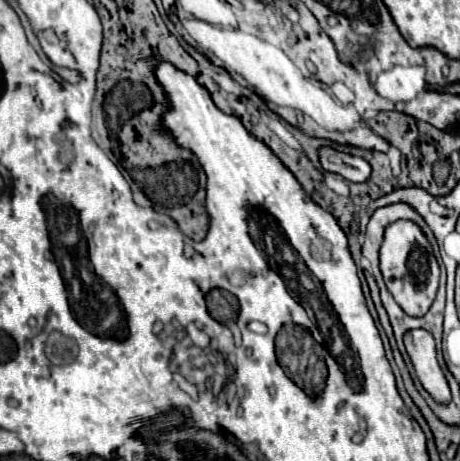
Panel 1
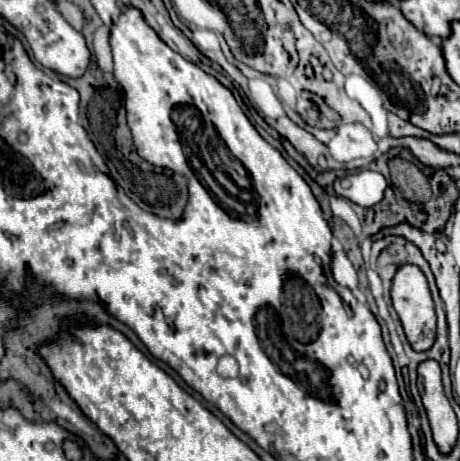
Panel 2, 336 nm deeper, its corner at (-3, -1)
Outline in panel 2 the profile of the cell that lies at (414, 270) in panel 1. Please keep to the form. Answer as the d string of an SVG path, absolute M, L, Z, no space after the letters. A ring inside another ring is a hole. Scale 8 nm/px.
M403 265L397 271L397 275L393 279L393 287L391 287L391 299L393 299L395 311L401 319L409 345L415 351L429 351L431 343L435 343L435 309L433 309L433 299L431 299L429 287L427 287L427 279L419 271L419 267Z

